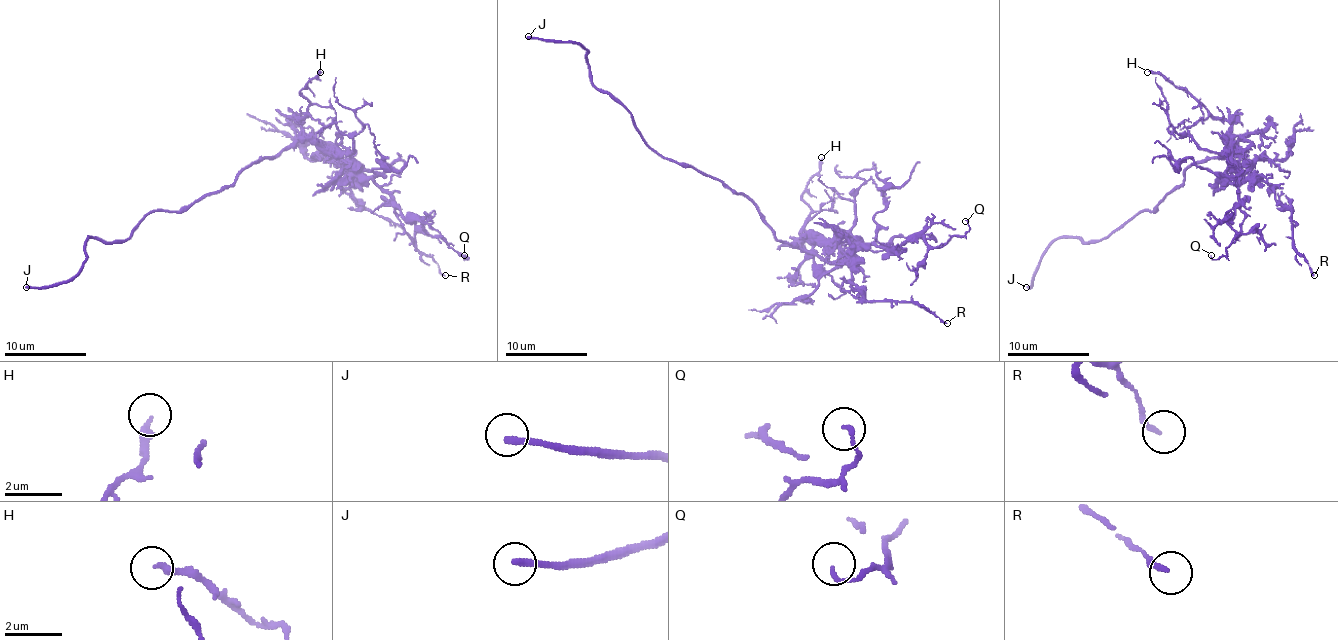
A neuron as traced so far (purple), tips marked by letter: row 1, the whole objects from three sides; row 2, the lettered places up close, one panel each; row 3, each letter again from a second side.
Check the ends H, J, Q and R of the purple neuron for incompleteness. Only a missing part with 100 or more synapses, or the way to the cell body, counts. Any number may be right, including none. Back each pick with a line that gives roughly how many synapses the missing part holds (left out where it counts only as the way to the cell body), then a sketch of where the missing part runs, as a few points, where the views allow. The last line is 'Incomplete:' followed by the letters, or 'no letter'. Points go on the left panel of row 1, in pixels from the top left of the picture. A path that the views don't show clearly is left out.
Incomplete: J

